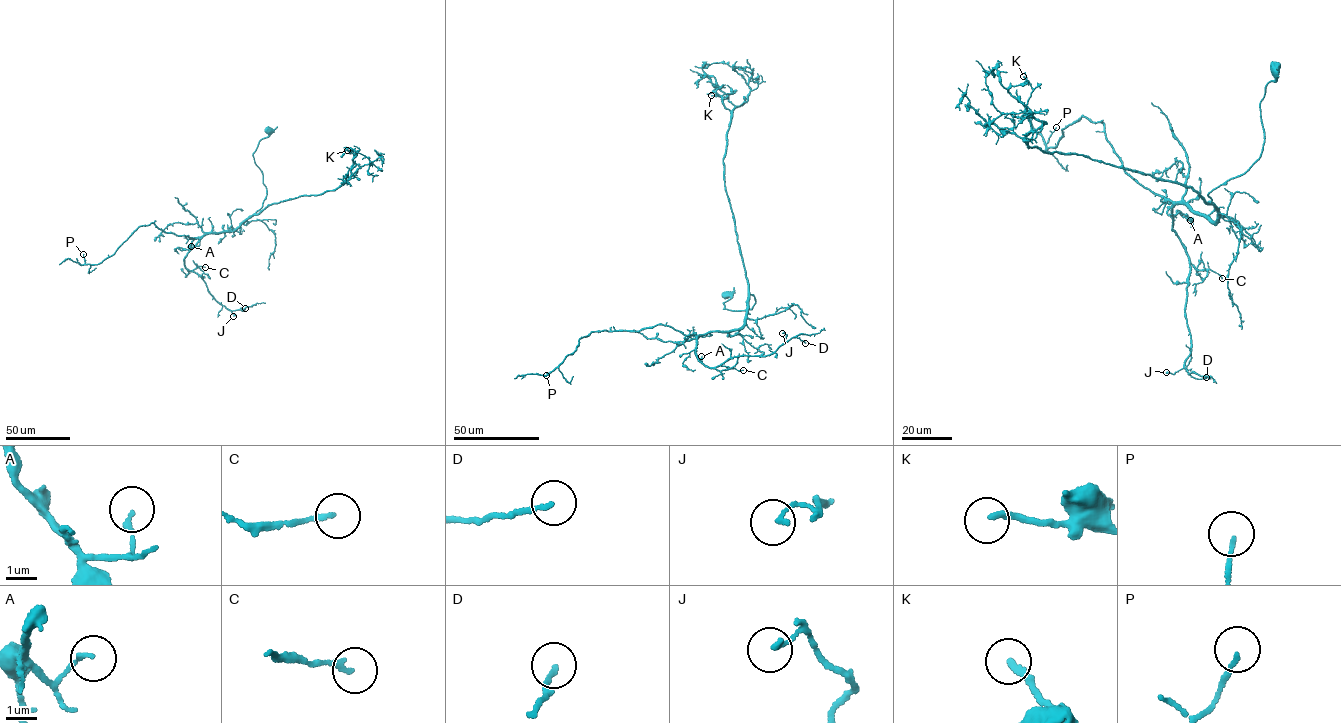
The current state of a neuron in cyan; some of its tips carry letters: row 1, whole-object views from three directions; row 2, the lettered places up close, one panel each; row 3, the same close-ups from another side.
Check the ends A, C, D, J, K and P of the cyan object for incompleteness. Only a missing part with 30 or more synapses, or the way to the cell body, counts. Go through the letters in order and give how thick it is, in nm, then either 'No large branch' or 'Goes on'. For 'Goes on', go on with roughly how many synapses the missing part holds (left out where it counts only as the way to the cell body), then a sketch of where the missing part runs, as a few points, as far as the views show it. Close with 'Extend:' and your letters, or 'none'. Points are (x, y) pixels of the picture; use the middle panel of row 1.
A: Thickness 130 nm. No large branch
C: Thickness 170 nm. No large branch
D: Thickness 150 nm. No large branch
J: Thickness 140 nm. No large branch
K: Thickness 190 nm. No large branch
P: Thickness 120 nm. No large branch
Extend: none

